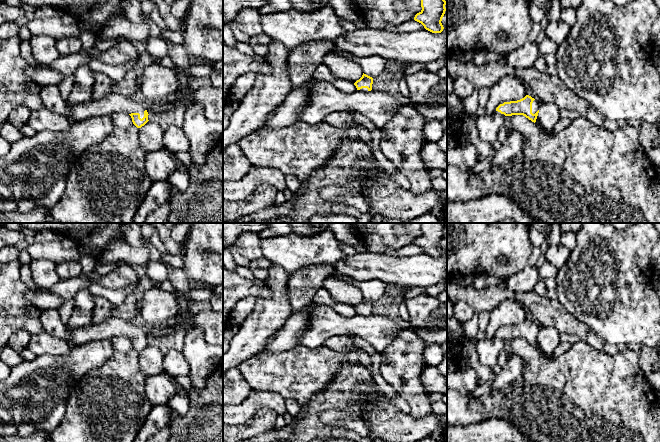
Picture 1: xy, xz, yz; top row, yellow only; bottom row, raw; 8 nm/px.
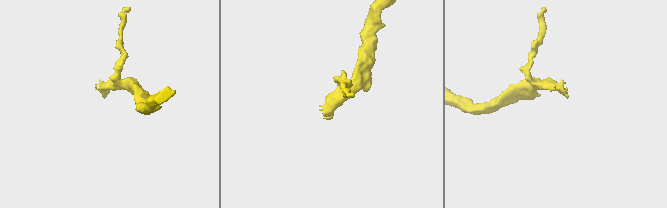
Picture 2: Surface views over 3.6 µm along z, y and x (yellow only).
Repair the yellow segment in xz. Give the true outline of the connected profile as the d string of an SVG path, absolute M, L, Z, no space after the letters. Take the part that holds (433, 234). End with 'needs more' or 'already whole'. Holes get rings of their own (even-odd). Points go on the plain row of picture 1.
M421 223L422 234L415 239L414 244L432 257L441 257L444 253L441 245L446 235L445 229L444 223Z; already whole

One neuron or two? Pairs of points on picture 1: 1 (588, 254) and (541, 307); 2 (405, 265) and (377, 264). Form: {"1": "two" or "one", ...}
{"1": "two", "2": "one"}

